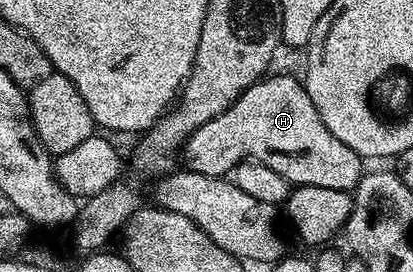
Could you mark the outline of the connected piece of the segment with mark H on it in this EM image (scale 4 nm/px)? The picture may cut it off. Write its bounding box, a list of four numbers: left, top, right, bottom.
[181,73,365,192]

